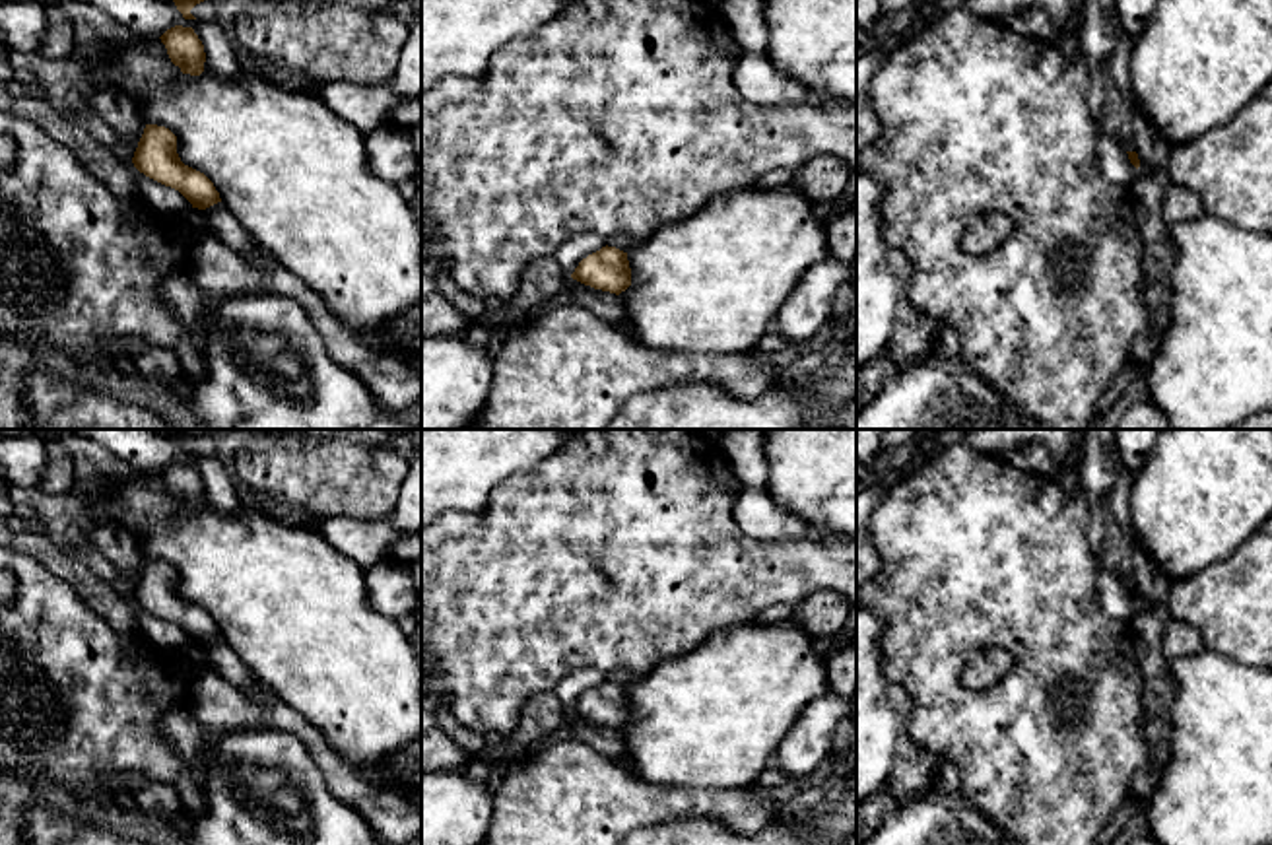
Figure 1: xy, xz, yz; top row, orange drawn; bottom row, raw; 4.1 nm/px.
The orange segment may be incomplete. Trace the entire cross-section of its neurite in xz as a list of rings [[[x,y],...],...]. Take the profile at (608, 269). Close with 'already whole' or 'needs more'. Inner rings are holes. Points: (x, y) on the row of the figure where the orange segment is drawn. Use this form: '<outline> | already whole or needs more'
[[[606,245],[583,258],[571,278],[594,289],[619,295],[631,286],[627,253]]] | already whole

